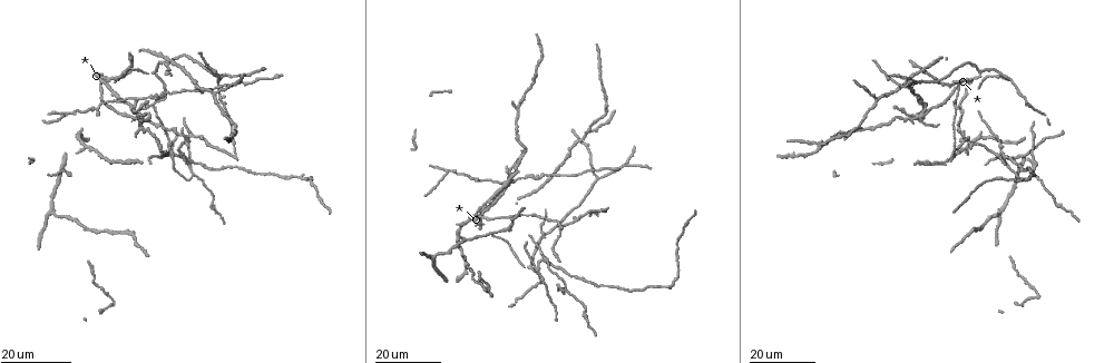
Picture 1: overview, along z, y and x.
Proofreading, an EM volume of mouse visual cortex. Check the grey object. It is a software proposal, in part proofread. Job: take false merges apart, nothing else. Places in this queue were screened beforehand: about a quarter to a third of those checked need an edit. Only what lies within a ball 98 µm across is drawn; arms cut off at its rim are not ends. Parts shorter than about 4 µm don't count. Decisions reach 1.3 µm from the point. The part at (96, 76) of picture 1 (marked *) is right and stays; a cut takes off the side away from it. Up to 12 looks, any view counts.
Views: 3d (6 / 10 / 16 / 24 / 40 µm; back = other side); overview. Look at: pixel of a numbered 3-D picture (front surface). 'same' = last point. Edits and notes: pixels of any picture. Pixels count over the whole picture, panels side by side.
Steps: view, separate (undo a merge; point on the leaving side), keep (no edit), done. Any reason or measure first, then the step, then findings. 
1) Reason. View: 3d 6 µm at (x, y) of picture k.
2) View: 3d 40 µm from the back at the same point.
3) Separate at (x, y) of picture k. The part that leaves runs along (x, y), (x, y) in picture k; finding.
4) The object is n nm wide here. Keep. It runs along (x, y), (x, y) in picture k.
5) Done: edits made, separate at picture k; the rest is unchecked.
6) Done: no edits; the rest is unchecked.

Small branch off a trunk. View: 3d 24 µm at (547, 258) of picture 1.

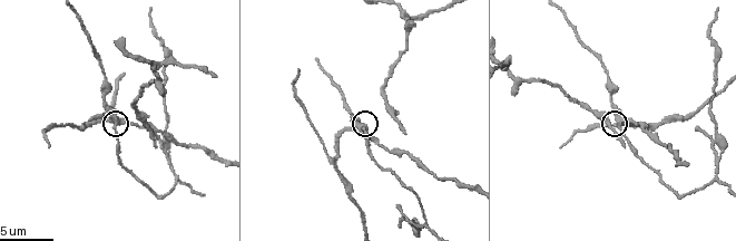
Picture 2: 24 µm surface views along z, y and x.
View: 3d 10 µm at (117, 123) of picture 2.

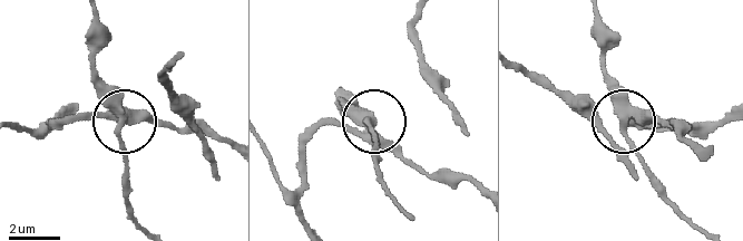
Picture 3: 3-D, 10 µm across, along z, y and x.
The side arm is 26 µm long. Separate at (97, 80) of picture 3. The part that leaves runs along (118, 111), (125, 198), (137, 223) in picture 3; a second neuron is stuck on.

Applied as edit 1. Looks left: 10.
Narrows sharply. View: 3d 24 µm at (951, 156) of picture 1.

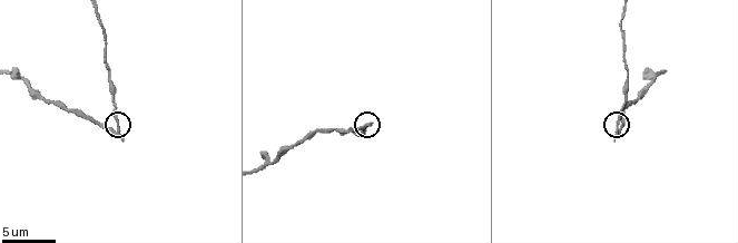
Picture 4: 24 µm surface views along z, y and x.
View: 3d 6 µm at (117, 123) of picture 4.

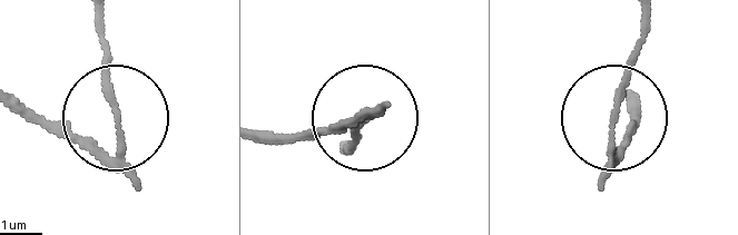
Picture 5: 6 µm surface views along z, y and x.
Separate at (112, 100) of picture 5. The part that leaves runs along (120, 157), (99, 12) in picture 5; two neurons meet here.

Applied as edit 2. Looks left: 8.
Three arms meet. View: 3d 24 µm at (610, 167) of picture 1.

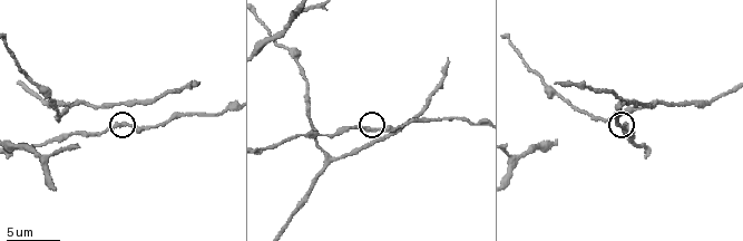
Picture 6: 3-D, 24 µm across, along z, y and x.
Closer look. View: 3d 6 µm at (375, 131) of picture 6.

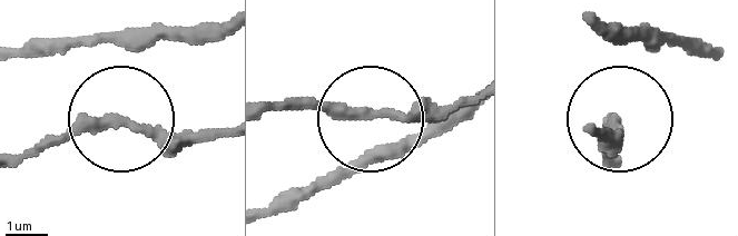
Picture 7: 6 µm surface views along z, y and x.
The side arm is 14 µm long; 3 arms meet here. Keep. One neuron here.

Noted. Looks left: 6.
Sudden change in width. View: 3d 24 µm at (172, 128) of picture 1.

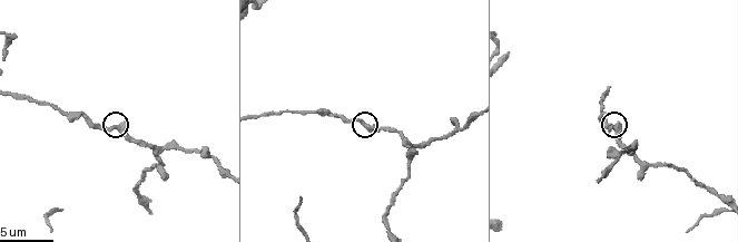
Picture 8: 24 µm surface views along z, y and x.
View: 3d 6 µm at (362, 123) of picture 8.

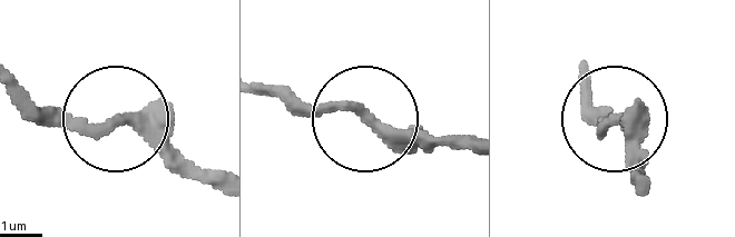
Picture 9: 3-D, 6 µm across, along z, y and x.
Keep. It runs along (264, 86), (466, 149) in picture 9; all the same neuron.

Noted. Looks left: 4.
A fork. View: 3d 16 µm at (448, 172) of picture 1.

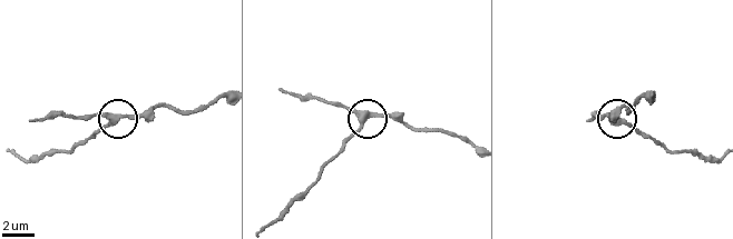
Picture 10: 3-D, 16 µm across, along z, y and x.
View: 3d 10 µm at (363, 114) of picture 10.

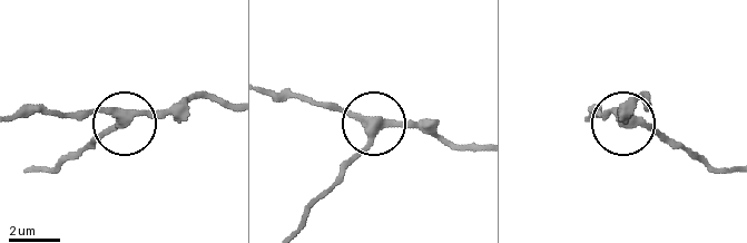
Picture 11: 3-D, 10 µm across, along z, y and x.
The object is 320 nm wide here. Keep. It runs along (226, 103), (200, 96), (156, 115), (137, 115), (94, 145) in picture 11; all the same neuron.

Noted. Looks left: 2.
Three arms meet. View: 3d 10 µm at (10, 37) of picture 8.

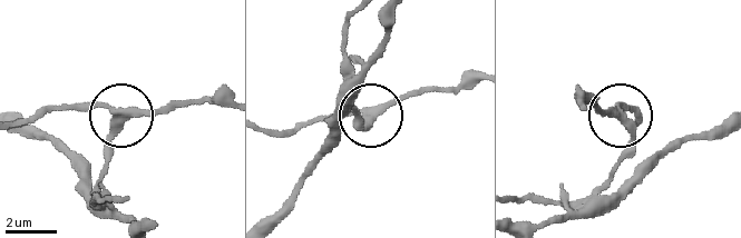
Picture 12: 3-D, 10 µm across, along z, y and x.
Keep. Continuous, no second neuron.

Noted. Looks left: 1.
Done: edits made, separate at picture 3, separate at picture 5; the rest is unchecked.

